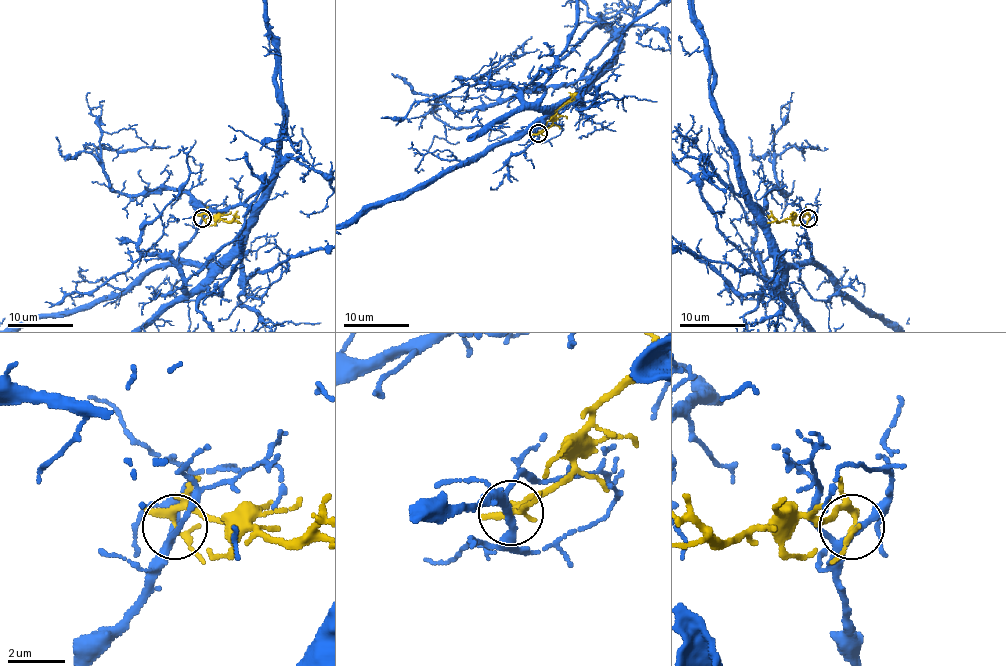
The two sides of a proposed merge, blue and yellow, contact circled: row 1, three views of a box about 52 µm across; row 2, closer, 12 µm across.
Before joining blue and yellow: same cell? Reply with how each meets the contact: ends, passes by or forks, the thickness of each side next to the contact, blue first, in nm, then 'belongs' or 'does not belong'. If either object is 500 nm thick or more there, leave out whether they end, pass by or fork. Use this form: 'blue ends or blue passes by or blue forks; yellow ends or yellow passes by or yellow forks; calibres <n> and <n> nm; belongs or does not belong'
blue forks; yellow passes by; calibres 240 and 240 nm; does not belong

